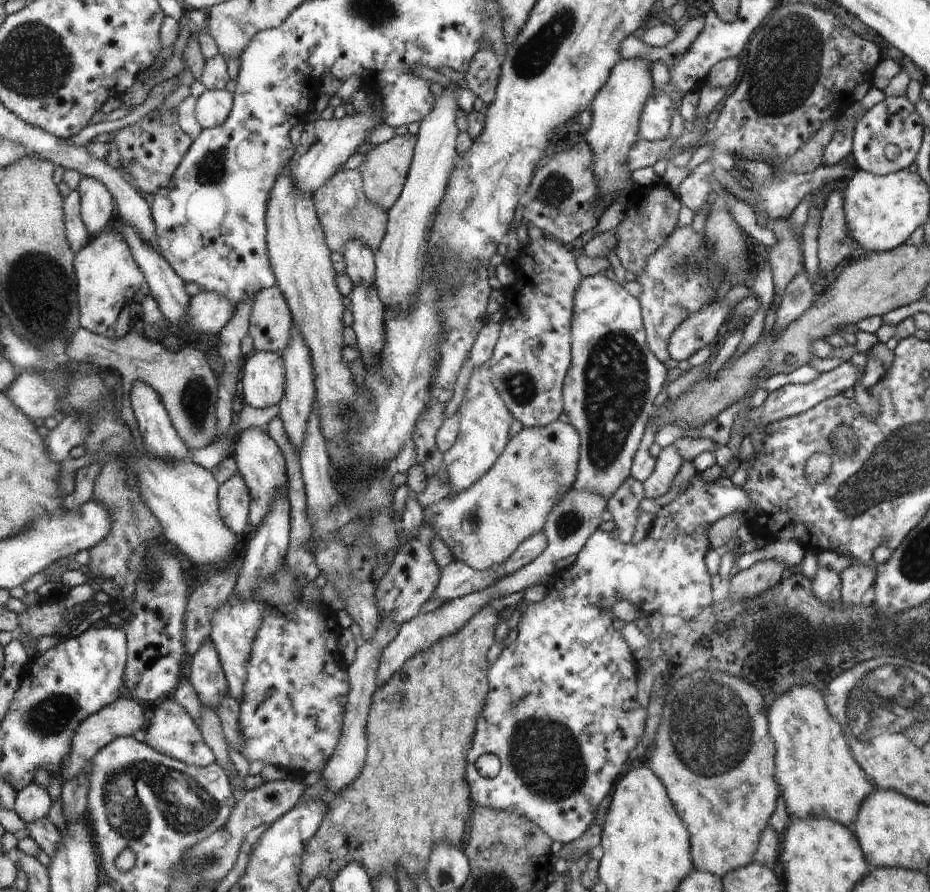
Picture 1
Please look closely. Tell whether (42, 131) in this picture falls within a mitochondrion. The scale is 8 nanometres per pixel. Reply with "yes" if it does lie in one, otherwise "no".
no

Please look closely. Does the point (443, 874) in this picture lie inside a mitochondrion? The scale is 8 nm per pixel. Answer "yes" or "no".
yes

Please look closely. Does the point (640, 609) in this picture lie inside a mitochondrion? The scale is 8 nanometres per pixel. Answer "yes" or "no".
no

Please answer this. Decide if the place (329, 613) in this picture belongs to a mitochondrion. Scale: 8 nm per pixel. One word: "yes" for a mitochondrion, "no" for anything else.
no

